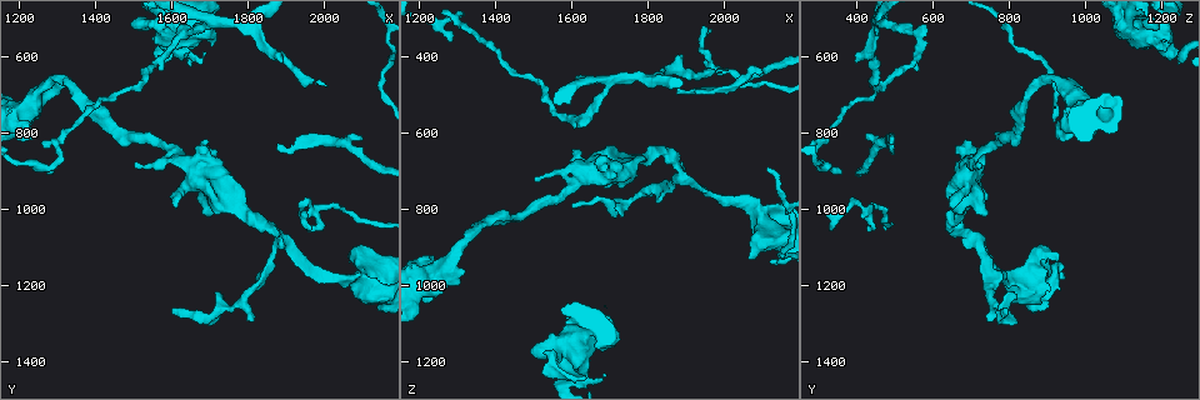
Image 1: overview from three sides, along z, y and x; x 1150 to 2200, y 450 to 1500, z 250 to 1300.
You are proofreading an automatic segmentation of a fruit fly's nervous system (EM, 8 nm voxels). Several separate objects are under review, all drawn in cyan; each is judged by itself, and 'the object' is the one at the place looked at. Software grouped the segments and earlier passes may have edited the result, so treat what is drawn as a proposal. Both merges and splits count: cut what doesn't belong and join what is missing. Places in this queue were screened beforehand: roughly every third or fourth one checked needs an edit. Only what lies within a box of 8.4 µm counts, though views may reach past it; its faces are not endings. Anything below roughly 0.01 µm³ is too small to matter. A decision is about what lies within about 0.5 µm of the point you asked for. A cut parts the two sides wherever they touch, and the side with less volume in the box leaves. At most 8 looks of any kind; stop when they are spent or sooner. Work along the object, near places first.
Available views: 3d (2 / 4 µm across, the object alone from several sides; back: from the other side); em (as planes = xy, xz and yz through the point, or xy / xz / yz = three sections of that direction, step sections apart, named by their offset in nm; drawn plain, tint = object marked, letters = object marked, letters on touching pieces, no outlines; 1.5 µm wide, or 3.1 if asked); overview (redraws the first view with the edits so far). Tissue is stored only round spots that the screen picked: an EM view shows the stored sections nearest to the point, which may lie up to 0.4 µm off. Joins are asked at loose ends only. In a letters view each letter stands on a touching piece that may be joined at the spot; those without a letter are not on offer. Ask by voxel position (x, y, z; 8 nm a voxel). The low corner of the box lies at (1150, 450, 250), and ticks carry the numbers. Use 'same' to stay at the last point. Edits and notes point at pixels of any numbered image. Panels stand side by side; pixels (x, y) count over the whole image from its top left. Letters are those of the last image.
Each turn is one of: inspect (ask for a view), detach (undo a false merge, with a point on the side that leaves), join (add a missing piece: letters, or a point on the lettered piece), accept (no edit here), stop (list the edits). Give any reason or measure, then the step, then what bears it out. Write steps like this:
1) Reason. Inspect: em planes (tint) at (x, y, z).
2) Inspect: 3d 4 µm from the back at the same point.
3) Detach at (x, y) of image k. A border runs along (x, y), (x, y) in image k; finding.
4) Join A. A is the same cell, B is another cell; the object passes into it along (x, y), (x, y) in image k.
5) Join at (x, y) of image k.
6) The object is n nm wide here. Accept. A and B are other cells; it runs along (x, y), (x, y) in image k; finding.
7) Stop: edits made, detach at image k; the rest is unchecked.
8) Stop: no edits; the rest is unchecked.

Inspect: em planes (tint) at (1605, 845, 735).

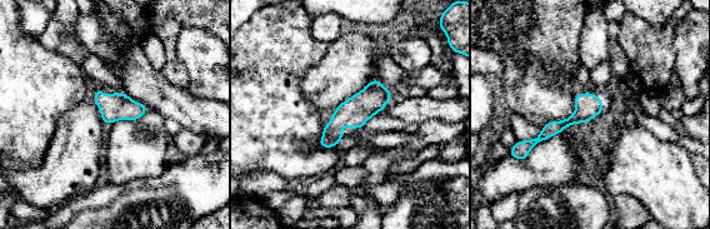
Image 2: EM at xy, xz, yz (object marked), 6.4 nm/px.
See the neighbours. Inspect: em planes (letters) at the same point.

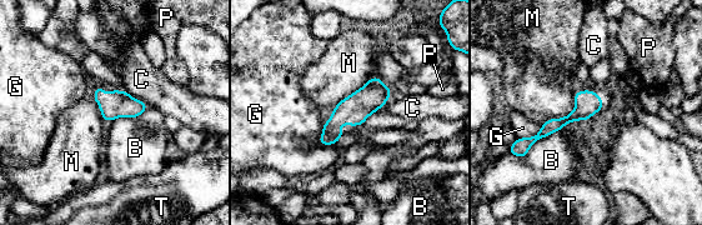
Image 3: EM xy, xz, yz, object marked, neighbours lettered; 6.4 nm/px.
Accept. B, C, G, M, P and T are other cells; all the same neuron.

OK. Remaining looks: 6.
A narrow waist. Inspect: em planes (letters) at (1965, 1000, 415).

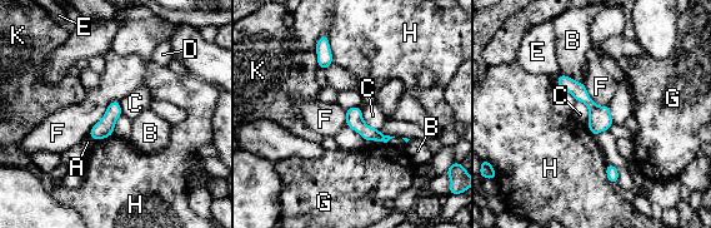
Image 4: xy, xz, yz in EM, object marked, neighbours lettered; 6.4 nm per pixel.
The object is 110 nm wide here; the longest contact is with F, 300 nm. Accept. A, B, C, D, E, F, G, H and K are other cells; continuous, no second neuron.

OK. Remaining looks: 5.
Free end. Inspect: 3d 4 µm at (2000, 670, 430).

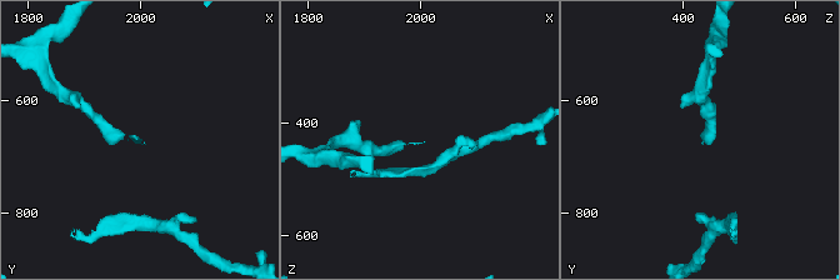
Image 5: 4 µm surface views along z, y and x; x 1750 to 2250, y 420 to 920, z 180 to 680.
Inspect: em xz step 4 (letters) at (2005, 670, 430).

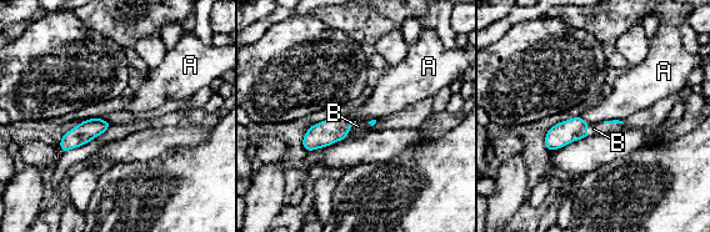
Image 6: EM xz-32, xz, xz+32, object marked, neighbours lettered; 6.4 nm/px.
The longest contact is with B, 90 nm. Join B. B is the same cell, A is another cell; the object passes into it along (326, 132), (350, 126), (358, 126) in image 6; it goes on there.

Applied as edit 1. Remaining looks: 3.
Stop: edits made, join at image 6; the rest is unchecked.

